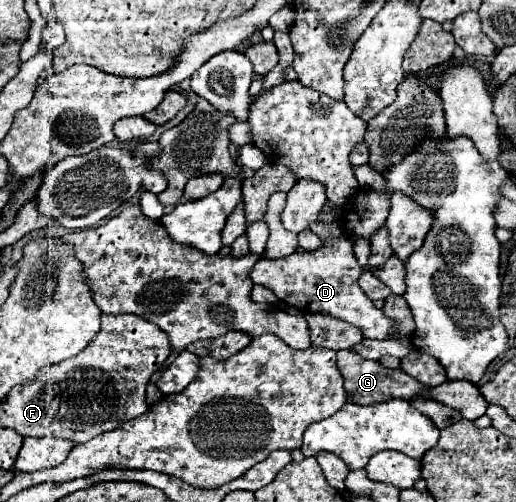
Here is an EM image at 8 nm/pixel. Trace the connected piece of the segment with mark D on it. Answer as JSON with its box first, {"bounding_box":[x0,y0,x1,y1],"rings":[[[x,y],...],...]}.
{"bounding_box":[250,237,410,345],"rings":[[[342,237],[338,241],[322,243],[322,247],[316,251],[292,253],[290,257],[274,261],[260,259],[250,271],[250,279],[258,285],[268,287],[284,305],[296,307],[300,313],[332,315],[358,327],[366,339],[396,339],[410,345],[408,335],[396,333],[396,321],[386,317],[384,311],[378,309],[374,301],[366,297],[366,293],[362,293],[358,285],[362,271],[364,269],[358,265],[352,251],[352,241],[348,237]]]}

